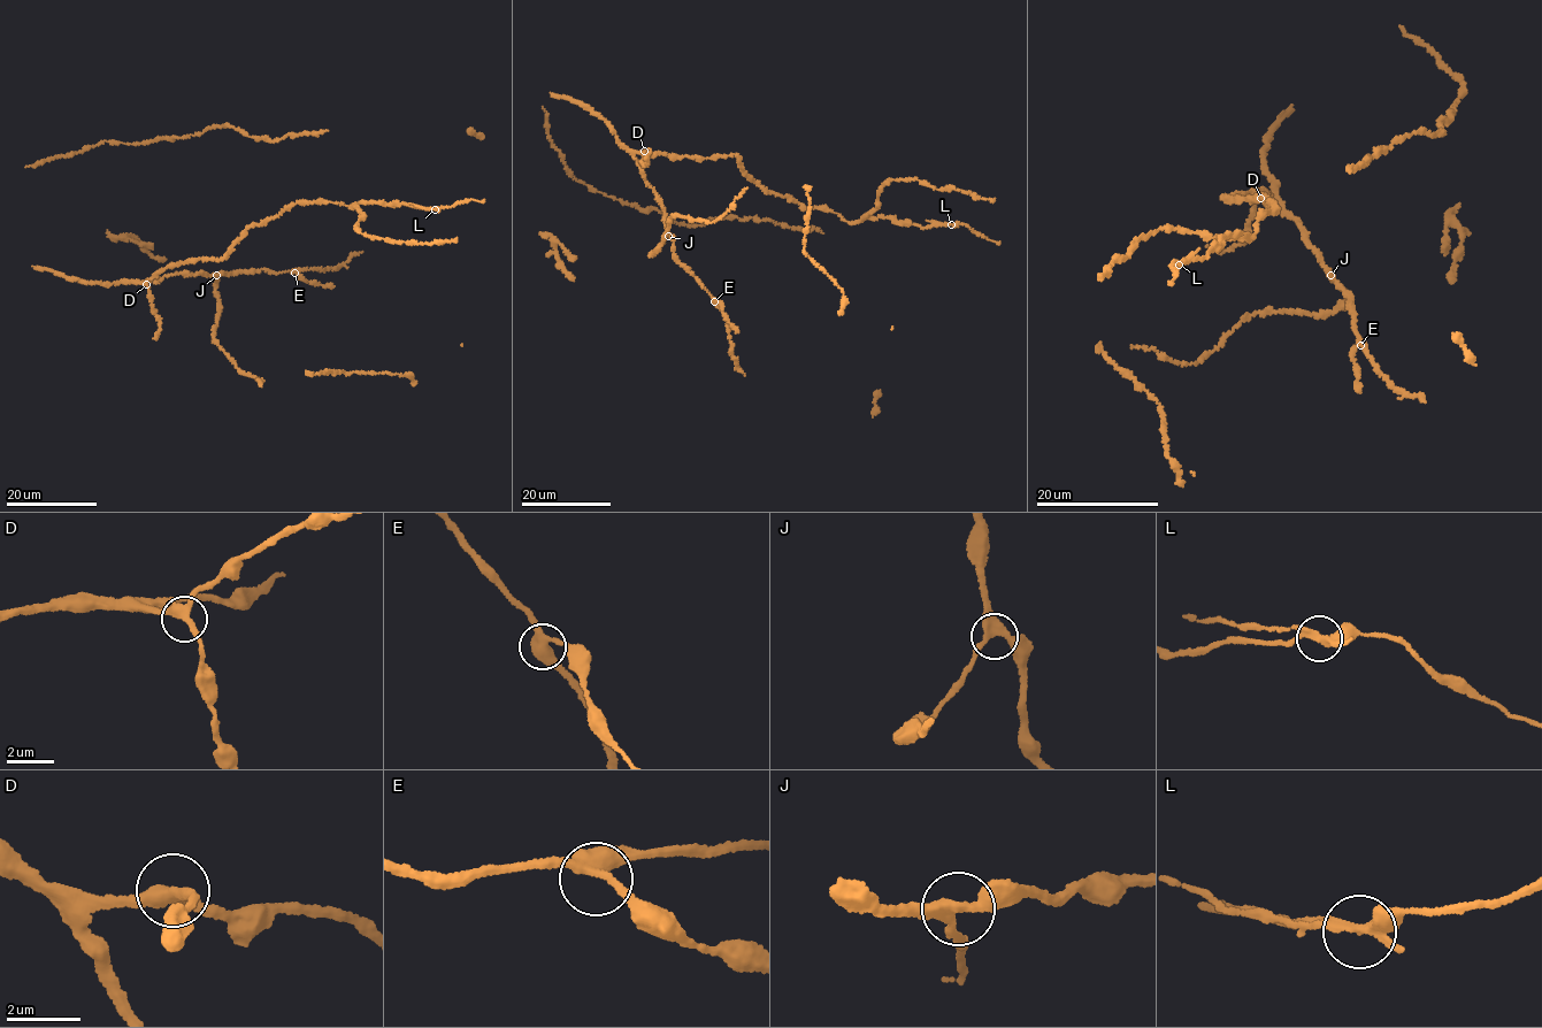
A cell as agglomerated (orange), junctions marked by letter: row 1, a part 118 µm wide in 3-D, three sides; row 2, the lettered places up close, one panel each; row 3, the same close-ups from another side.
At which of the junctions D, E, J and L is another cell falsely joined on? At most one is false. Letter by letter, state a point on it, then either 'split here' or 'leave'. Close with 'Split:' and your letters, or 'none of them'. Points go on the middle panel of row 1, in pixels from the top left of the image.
D: at (644, 151); leave
E: at (714, 301); leave
J: at (668, 236); leave
L: at (951, 224); split here
Split: L

